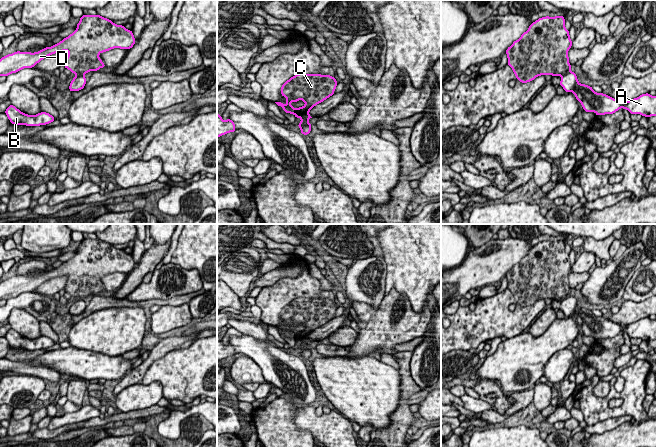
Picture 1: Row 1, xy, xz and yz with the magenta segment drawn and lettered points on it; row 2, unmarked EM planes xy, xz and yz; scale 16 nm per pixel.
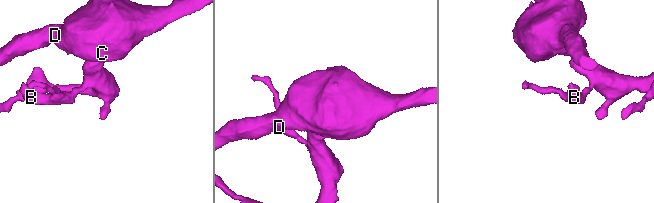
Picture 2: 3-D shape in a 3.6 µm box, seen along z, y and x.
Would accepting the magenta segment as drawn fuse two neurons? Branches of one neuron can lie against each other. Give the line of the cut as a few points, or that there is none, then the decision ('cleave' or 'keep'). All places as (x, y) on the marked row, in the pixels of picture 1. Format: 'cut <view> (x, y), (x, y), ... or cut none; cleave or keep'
cut xz (309, 123), (298, 125); cleave

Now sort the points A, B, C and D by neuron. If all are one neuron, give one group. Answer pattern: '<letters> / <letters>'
A B / C D

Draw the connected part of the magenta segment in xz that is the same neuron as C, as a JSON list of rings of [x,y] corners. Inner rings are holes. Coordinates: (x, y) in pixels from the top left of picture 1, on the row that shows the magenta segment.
[[[299,73],[287,80],[281,87],[281,95],[286,98],[287,104],[277,101],[286,113],[294,114],[300,118],[302,123],[308,123],[312,118],[309,111],[317,104],[323,102],[334,94],[337,86],[335,77],[321,74]],[[302,100],[305,105],[299,108],[293,108],[290,104],[292,101]]]

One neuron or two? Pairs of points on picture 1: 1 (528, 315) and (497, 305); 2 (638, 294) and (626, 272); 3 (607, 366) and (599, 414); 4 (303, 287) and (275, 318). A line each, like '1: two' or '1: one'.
1: one
2: two
3: two
4: one

